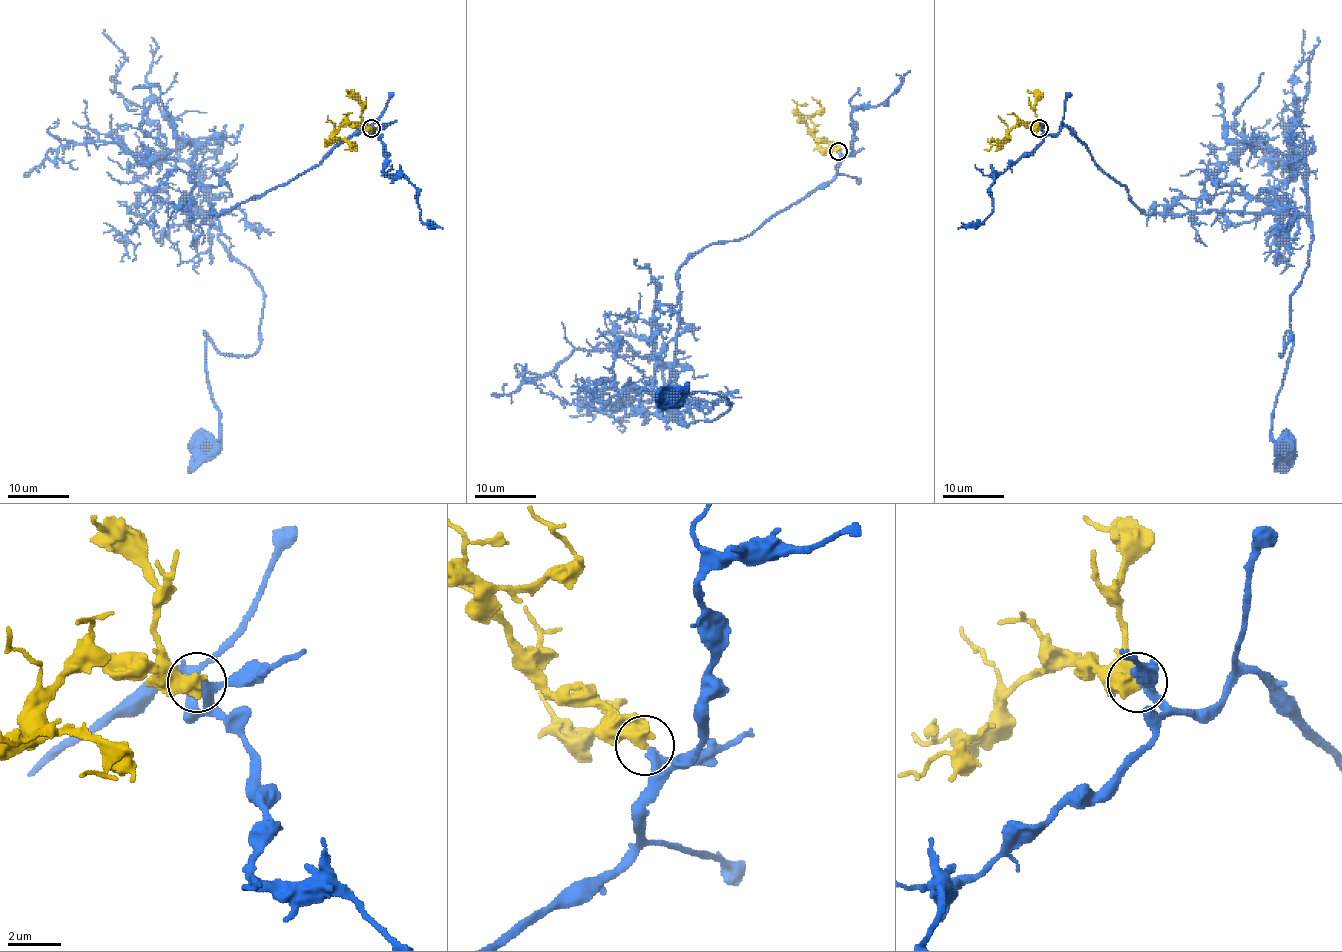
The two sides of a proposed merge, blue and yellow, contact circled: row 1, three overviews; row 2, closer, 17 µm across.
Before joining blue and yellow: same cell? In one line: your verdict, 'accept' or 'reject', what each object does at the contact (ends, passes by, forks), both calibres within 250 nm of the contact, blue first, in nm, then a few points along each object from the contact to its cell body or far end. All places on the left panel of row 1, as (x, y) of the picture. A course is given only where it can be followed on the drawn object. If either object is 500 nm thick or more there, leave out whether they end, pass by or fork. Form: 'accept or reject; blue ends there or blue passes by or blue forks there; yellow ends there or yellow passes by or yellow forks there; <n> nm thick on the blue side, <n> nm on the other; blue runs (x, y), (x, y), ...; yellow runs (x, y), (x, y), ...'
accept; 240 nm thick on the blue side, 600 nm on the other; blue runs (372, 128), (287, 183), (198, 210), (264, 296), (252, 355), (223, 355), (205, 332), (218, 442), (203, 447); yellow runs (370, 128), (343, 125), (335, 132), (338, 138), (353, 145), (344, 149)

